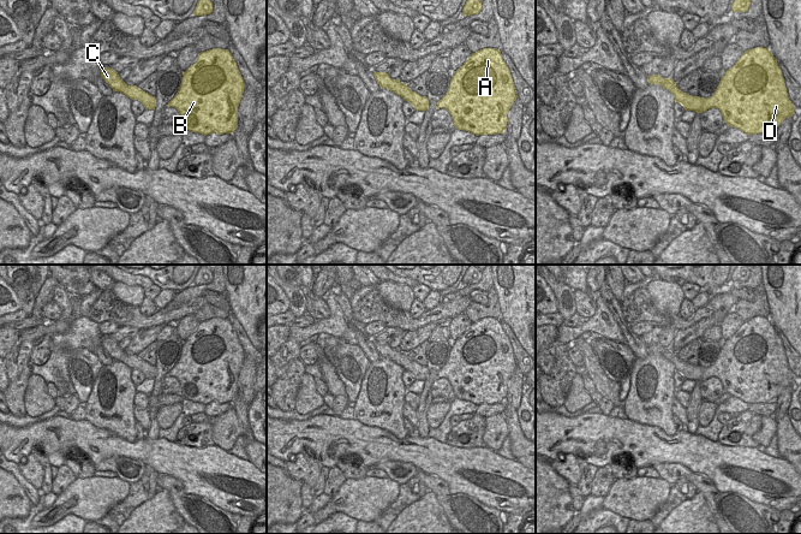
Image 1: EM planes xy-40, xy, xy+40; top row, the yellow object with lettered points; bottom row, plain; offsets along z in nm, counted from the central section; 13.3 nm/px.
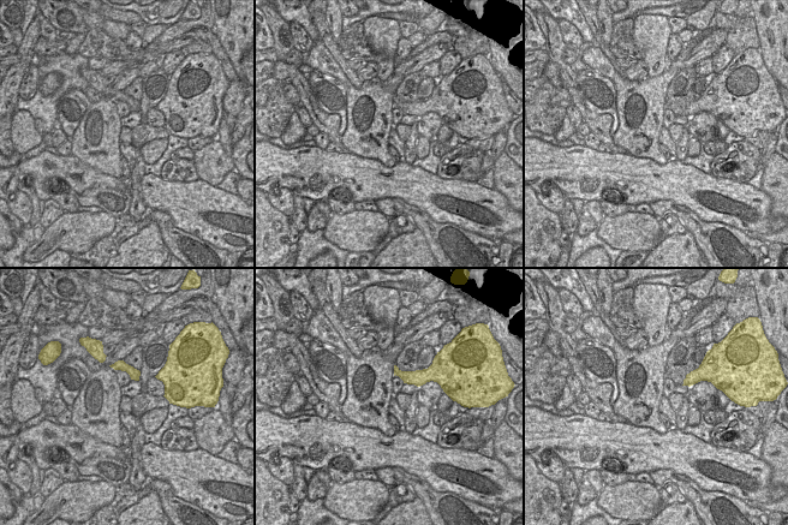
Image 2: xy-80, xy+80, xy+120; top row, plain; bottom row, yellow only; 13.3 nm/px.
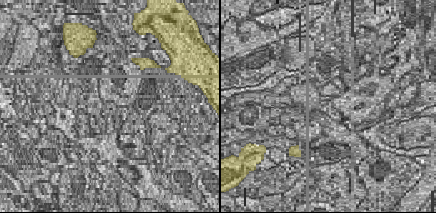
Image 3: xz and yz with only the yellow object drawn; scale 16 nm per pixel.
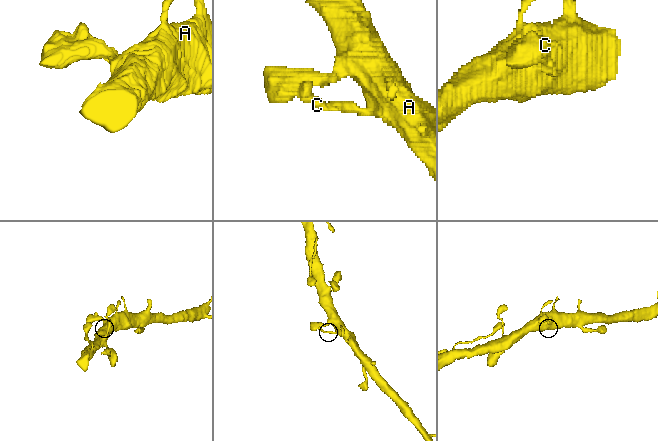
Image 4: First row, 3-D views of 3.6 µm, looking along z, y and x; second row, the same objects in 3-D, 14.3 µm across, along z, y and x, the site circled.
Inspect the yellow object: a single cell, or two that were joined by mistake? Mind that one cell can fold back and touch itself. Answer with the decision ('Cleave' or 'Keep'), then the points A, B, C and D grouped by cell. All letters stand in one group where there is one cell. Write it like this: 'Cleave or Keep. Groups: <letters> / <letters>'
Keep. Groups: A B C D.

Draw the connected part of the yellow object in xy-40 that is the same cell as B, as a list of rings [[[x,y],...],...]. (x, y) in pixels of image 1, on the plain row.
[[[213,318],[198,324],[193,334],[183,342],[181,354],[168,376],[178,379],[179,396],[204,405],[233,403],[238,397],[238,376],[245,358],[244,349],[228,319]]]

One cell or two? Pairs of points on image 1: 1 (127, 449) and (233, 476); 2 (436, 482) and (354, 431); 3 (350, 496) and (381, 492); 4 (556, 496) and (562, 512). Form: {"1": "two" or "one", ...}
{"1": "one", "2": "two", "3": "one", "4": "one"}

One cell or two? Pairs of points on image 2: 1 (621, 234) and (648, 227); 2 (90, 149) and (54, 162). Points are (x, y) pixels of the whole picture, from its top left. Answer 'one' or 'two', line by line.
1: one
2: two

